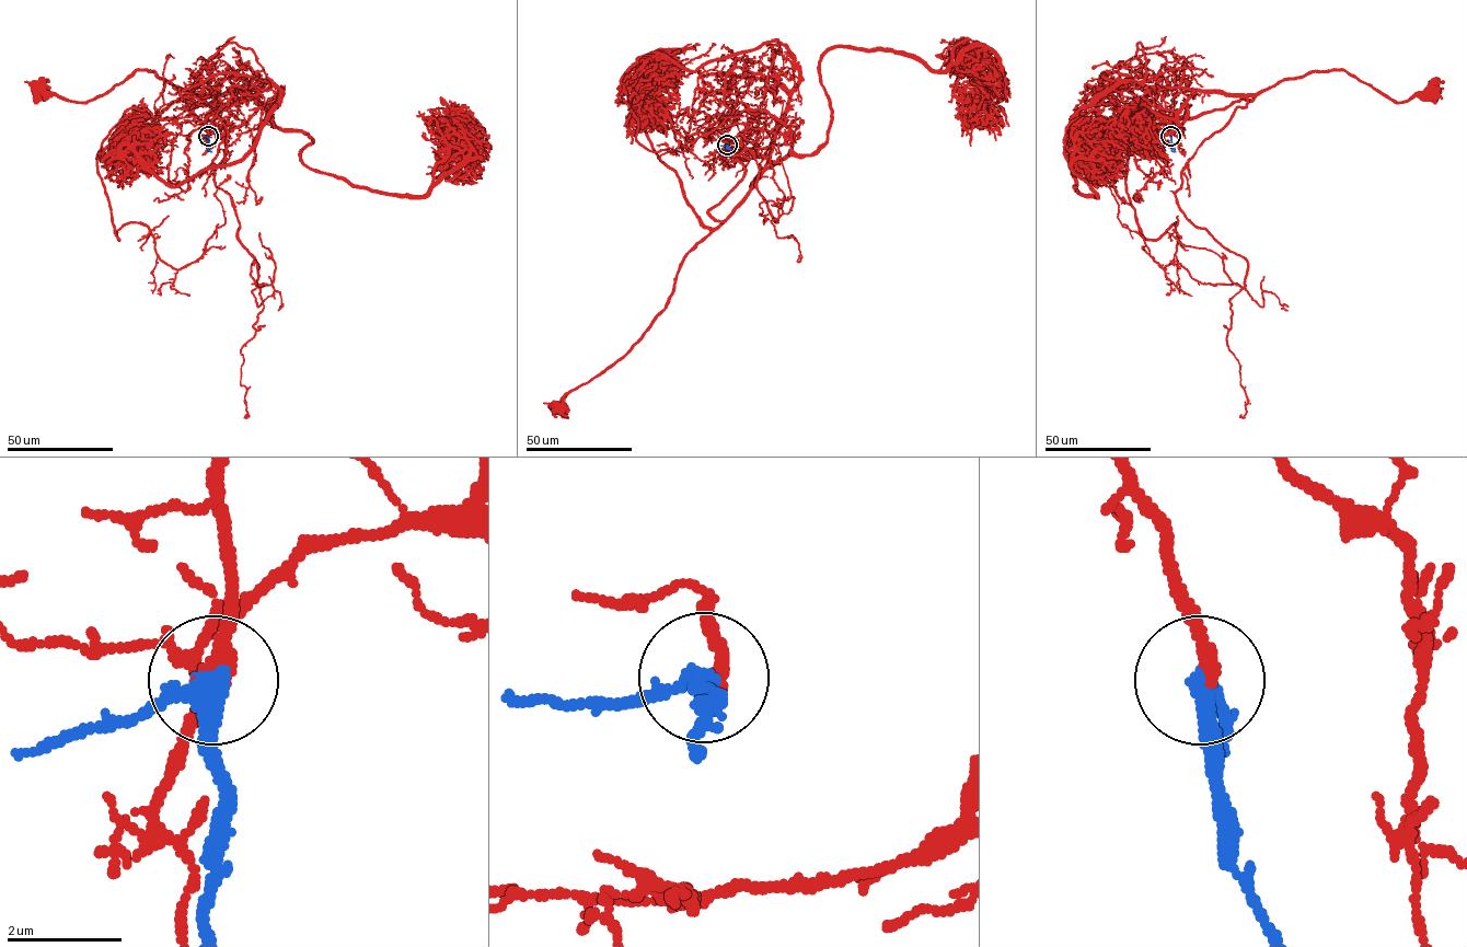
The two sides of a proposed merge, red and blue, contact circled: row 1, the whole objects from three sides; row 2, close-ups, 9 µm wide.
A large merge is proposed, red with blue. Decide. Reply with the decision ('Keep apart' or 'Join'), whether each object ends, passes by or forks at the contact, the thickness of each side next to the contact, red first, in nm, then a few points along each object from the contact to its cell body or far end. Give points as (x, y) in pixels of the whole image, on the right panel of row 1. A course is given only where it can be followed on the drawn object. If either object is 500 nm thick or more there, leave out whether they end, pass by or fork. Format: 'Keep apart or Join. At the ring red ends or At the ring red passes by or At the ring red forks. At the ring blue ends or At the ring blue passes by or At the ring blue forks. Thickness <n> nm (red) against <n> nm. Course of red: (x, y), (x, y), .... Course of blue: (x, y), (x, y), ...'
Join. At the ring red ends. At the ring blue passes by. Thickness 320 nm (red) against 320 nm. Course of red: (1170, 136), (1163, 119), (1179, 125), (1197, 91), (1259, 94), (1281, 80), (1343, 70), (1397, 102), (1434, 89). Course of blue: (1170, 136), (1175, 151)

